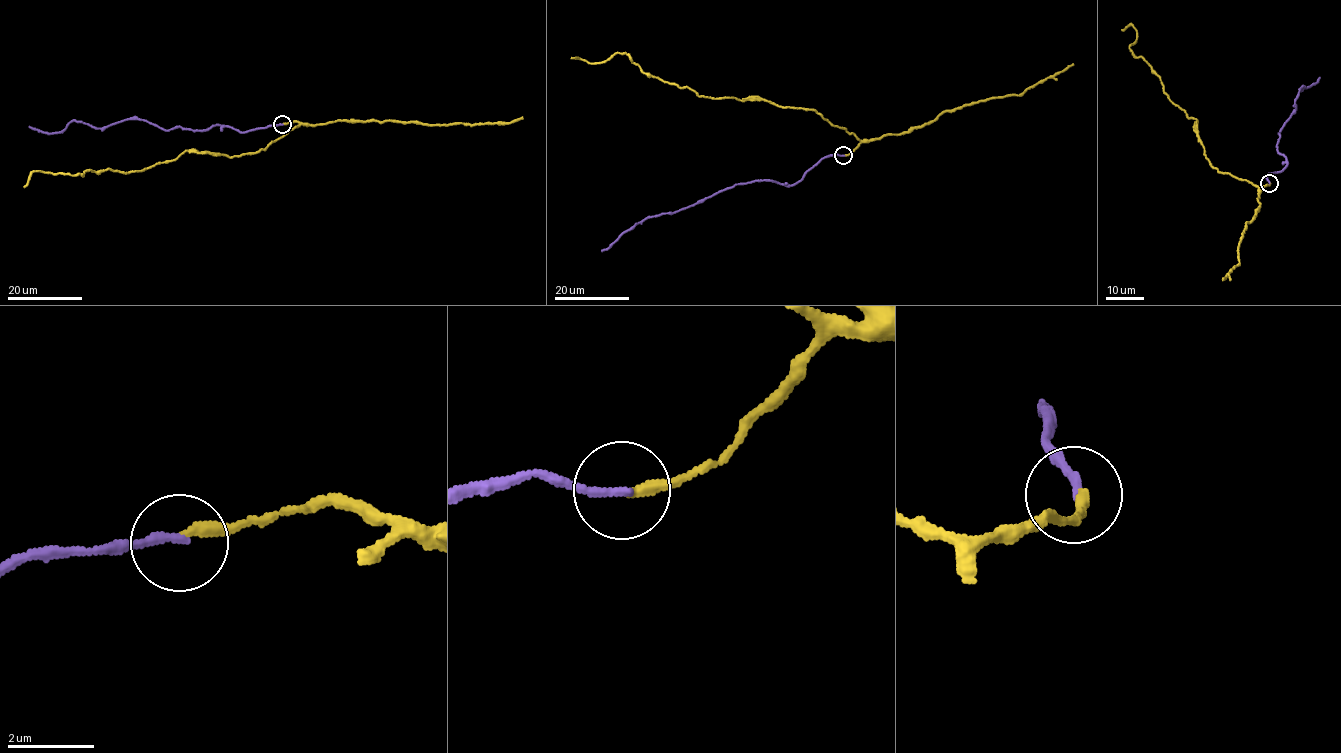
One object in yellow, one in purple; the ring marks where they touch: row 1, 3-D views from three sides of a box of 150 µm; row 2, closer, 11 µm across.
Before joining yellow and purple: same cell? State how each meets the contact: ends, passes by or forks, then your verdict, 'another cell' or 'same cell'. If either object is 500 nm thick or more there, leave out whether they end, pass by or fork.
yellow ends there; purple ends there; same cell

